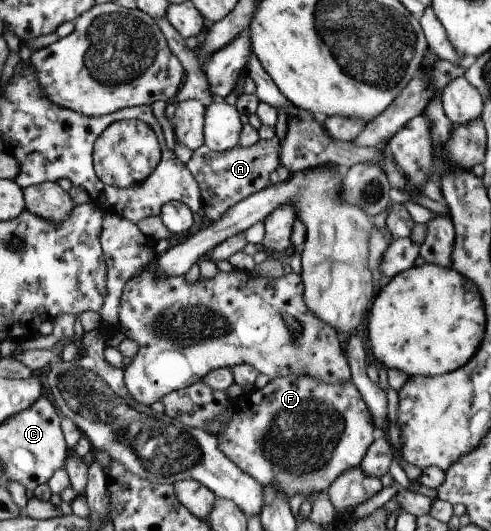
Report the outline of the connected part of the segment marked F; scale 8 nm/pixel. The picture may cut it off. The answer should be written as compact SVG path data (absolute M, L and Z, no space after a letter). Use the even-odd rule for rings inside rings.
M284 376L276 379L269 379L263 389L250 388L249 392L243 392L240 396L232 402L232 415L228 424L221 433L215 435L218 450L226 459L236 466L241 472L256 480L261 486L276 486L278 490L282 490L286 494L286 498L290 498L295 494L302 494L303 496L312 495L315 492L327 491L328 486L338 478L342 473L346 472L348 468L356 468L360 465L362 458L364 458L368 446L372 444L376 438L374 437L374 427L372 426L372 418L360 398L358 390L354 387L351 381L344 382L344 384L326 384L320 382L316 378L310 376Z

